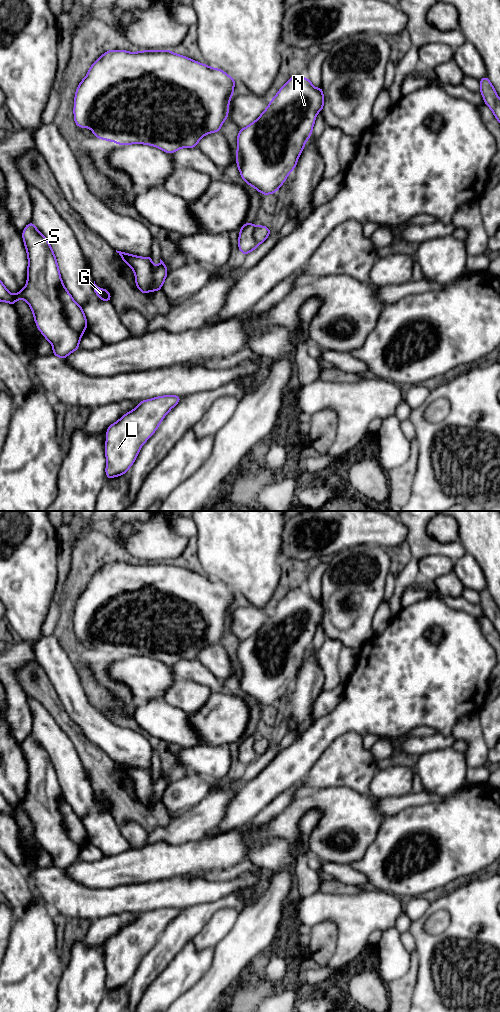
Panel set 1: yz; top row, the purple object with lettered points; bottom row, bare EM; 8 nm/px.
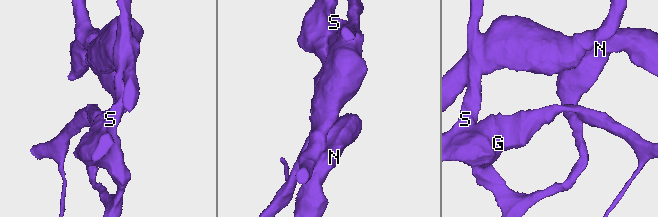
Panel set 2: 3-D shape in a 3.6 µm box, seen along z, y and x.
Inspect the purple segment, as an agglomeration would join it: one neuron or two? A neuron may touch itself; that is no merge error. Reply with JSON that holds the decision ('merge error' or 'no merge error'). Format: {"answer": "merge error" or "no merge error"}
{"answer": "merge error"}

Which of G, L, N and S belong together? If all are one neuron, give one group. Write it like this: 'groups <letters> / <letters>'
groups G / L N S

